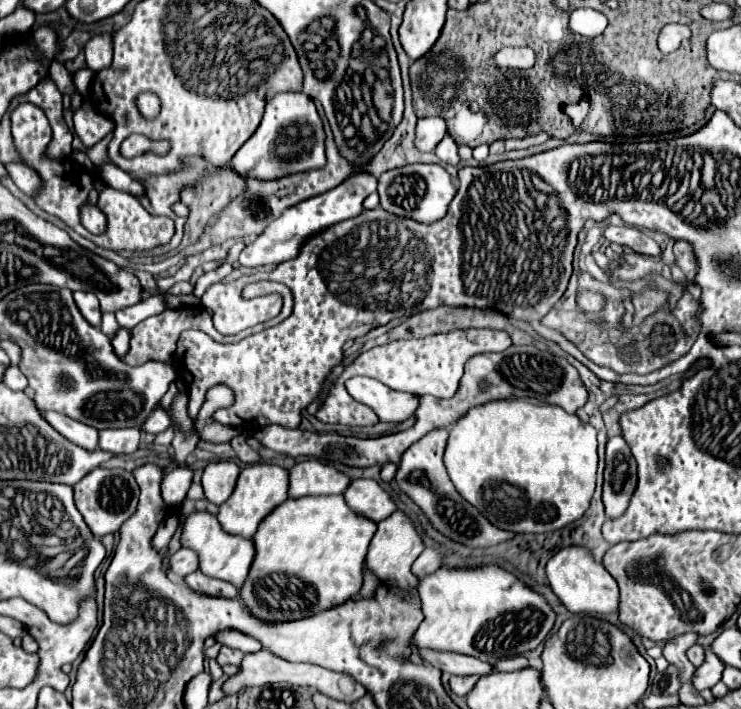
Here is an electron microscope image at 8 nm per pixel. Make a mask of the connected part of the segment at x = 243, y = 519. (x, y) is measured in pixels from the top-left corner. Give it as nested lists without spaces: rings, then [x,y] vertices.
[[[251,464],[247,468],[241,470],[239,478],[237,478],[237,486],[235,492],[231,494],[231,498],[227,498],[217,512],[217,520],[221,524],[221,528],[225,532],[231,532],[235,536],[243,536],[243,538],[251,538],[259,526],[259,522],[281,502],[287,500],[287,470],[275,464]]]

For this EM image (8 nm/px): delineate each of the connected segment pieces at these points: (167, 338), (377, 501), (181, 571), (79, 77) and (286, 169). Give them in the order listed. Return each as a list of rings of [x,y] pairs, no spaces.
[[[183,308],[183,310],[165,310],[157,316],[151,316],[143,322],[139,322],[135,328],[133,328],[133,338],[131,338],[131,350],[129,354],[123,358],[129,366],[139,366],[139,364],[145,364],[149,360],[157,360],[157,362],[171,362],[171,356],[175,352],[175,344],[179,340],[179,334],[187,328],[197,328],[197,330],[203,330],[205,334],[209,334],[215,342],[225,342],[225,336],[219,334],[215,328],[211,328],[211,316],[201,310],[201,308]]]
[[[351,480],[343,498],[353,512],[373,522],[379,522],[397,510],[389,494],[375,480]]]
[[[181,548],[179,552],[175,552],[169,558],[169,568],[167,568],[169,574],[183,578],[183,576],[187,576],[189,572],[195,572],[195,570],[197,570],[197,554],[189,548]]]
[[[81,68],[81,70],[77,70],[73,76],[71,76],[71,80],[73,80],[73,86],[77,86],[77,88],[81,88],[83,86],[83,90],[85,90],[85,86],[89,86],[89,80],[93,78],[93,70],[91,68]]]
[[[283,92],[275,94],[267,102],[259,128],[233,156],[231,166],[241,174],[269,180],[295,172],[323,168],[325,166],[323,162],[325,162],[325,132],[313,100],[301,92]]]

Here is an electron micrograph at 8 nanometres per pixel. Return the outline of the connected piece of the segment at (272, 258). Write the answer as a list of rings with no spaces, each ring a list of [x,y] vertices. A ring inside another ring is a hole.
[[[365,170],[353,172],[347,180],[343,180],[343,184],[323,192],[323,196],[313,196],[311,200],[303,200],[303,204],[297,204],[295,208],[287,208],[287,212],[283,212],[281,218],[277,218],[275,222],[267,226],[267,232],[263,232],[253,244],[245,246],[245,250],[239,256],[239,264],[241,266],[265,266],[265,264],[279,264],[279,262],[295,258],[299,254],[301,244],[309,236],[329,228],[331,224],[359,216],[363,212],[363,200],[375,190],[377,190],[375,176],[371,176]]]

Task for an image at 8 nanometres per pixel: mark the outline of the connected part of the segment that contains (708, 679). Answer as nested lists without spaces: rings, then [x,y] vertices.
[[[707,648],[705,650],[705,662],[695,670],[695,676],[691,676],[691,684],[695,690],[705,690],[705,688],[713,688],[719,680],[721,680],[721,672],[723,672],[723,662]]]

